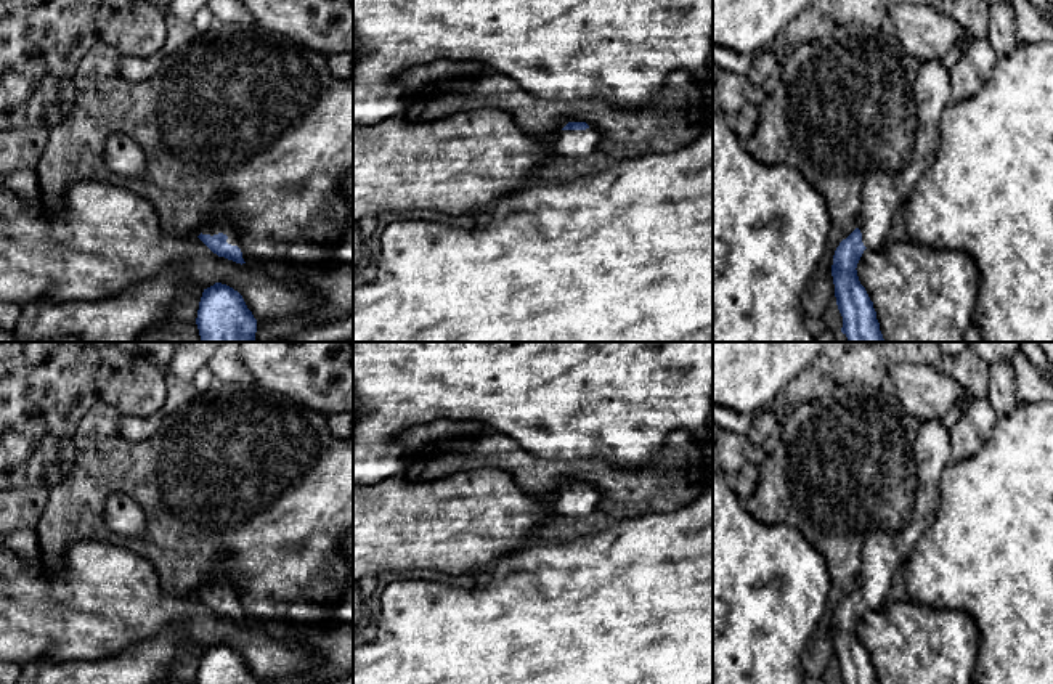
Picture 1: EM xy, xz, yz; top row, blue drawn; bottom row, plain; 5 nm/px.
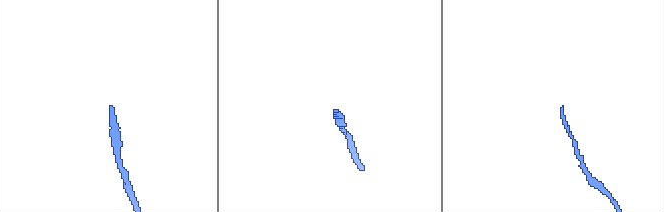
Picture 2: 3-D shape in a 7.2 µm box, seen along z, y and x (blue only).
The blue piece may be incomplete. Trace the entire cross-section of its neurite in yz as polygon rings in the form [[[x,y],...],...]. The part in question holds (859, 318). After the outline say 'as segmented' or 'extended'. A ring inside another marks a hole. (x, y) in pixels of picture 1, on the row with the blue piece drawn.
[[[942,59],[921,61],[915,85],[917,133],[910,161],[897,172],[876,172],[862,189],[862,214],[859,226],[840,242],[833,255],[831,276],[838,310],[843,316],[841,332],[849,342],[886,342],[880,331],[876,311],[865,287],[857,276],[857,263],[865,249],[878,250],[884,246],[884,238],[891,228],[894,214],[902,209],[915,189],[921,175],[934,164],[941,140],[941,117],[944,109],[953,103],[950,90],[950,71]]] | extended

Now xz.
[[[568,122],[554,143],[557,156],[581,159],[600,145],[600,136],[586,122]]] | extended

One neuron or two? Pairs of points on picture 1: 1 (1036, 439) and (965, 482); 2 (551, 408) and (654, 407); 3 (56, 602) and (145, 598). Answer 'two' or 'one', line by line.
1: one
2: one
3: one

